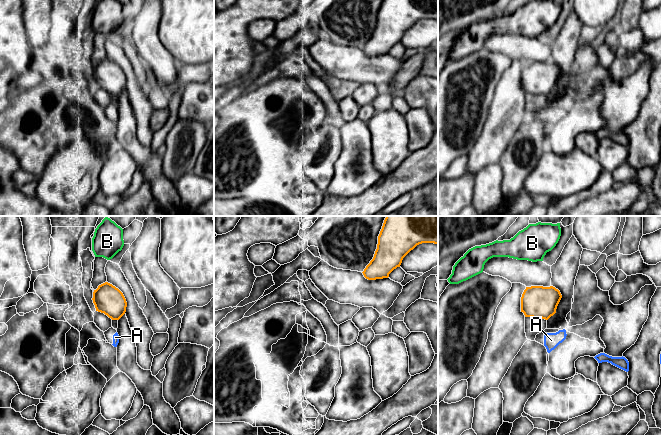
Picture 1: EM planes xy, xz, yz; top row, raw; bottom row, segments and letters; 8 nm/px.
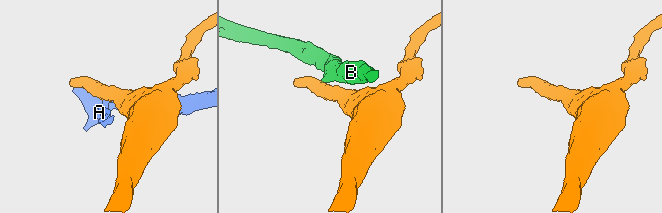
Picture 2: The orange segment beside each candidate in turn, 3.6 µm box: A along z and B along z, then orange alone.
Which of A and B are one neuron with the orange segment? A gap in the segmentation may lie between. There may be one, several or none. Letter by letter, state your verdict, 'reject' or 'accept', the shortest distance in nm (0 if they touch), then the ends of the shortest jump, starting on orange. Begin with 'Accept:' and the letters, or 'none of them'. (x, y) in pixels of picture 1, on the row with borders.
Accept: none of them
A: reject; 100 nm apart; from orange across xy (116, 319), (116, 332)
B: reject; 180 nm apart; from orange across xy (107, 282), (107, 259)

